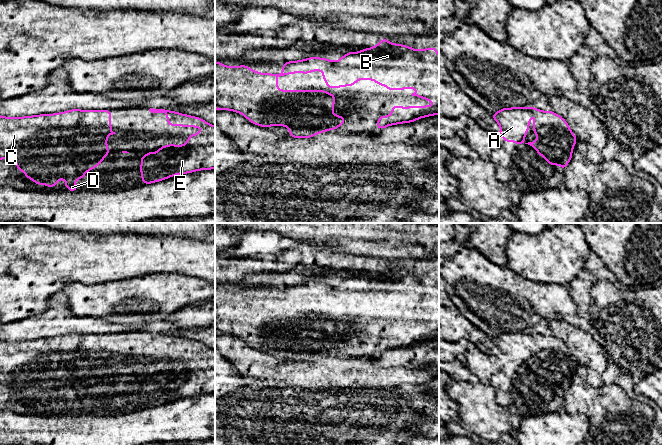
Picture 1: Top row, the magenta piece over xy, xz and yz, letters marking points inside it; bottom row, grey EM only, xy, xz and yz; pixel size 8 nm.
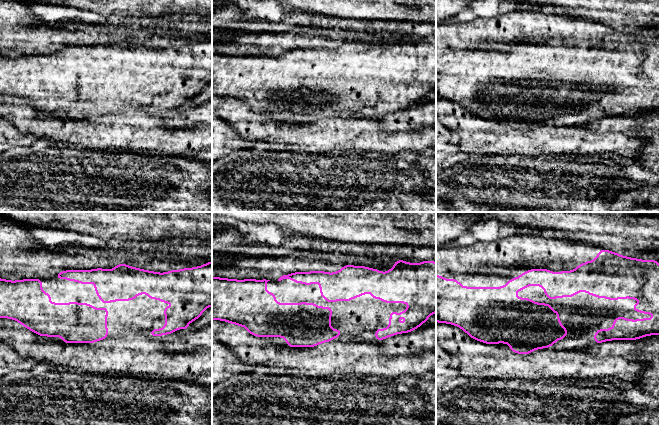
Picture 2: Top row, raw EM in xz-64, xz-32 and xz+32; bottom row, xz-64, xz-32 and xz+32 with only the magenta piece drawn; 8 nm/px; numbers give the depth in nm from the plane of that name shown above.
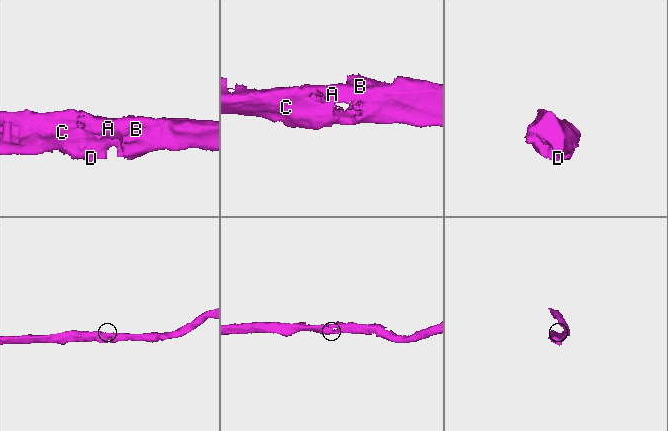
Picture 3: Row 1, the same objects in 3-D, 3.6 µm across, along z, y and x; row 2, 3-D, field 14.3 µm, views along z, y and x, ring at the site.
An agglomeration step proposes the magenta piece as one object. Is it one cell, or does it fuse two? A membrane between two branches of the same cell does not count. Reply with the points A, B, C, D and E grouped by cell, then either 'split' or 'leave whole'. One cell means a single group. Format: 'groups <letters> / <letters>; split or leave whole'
groups A B C D E; leave whole

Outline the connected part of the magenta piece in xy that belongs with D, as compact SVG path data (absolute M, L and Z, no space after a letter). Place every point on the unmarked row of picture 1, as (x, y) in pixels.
M72 333L55 338L42 338L25 341L3 341L0 340L0 383L12 383L17 388L18 395L24 395L25 401L32 403L38 410L44 407L47 411L55 411L58 403L68 403L68 407L63 407L63 411L68 411L69 416L77 415L75 403L83 403L86 395L91 395L94 391L99 390L108 377L112 376L107 372L107 360L116 358L111 353L111 334L79 334Z

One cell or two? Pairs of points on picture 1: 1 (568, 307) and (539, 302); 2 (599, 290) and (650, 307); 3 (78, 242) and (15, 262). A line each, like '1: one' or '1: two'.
1: one
2: one
3: one

